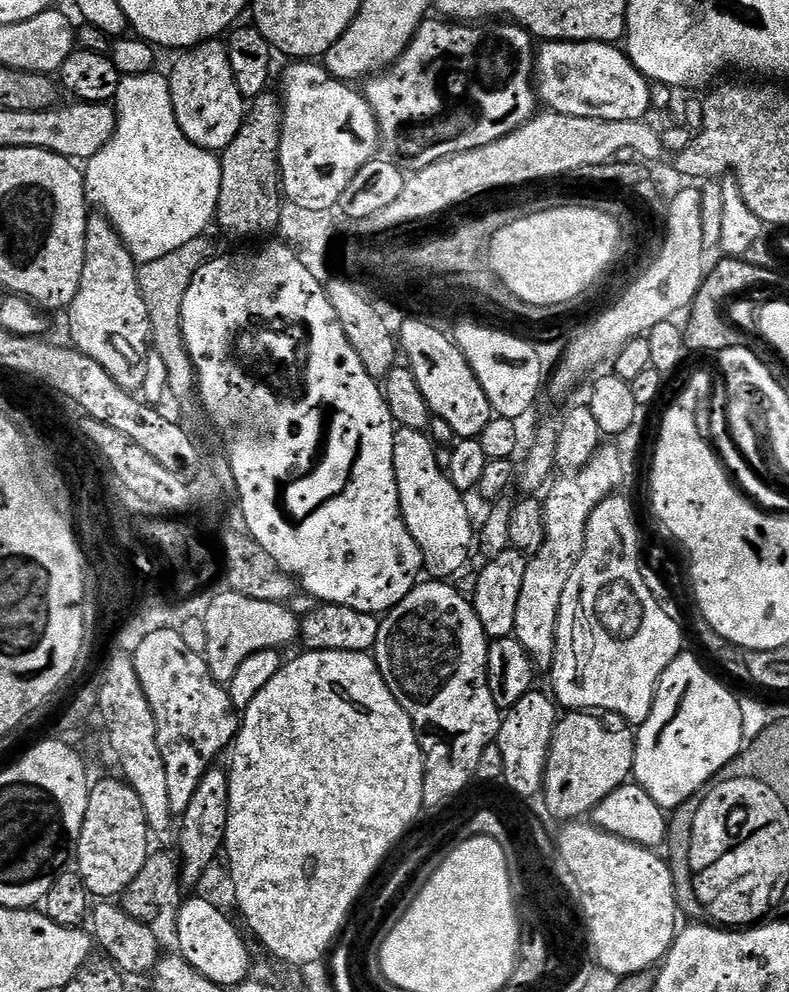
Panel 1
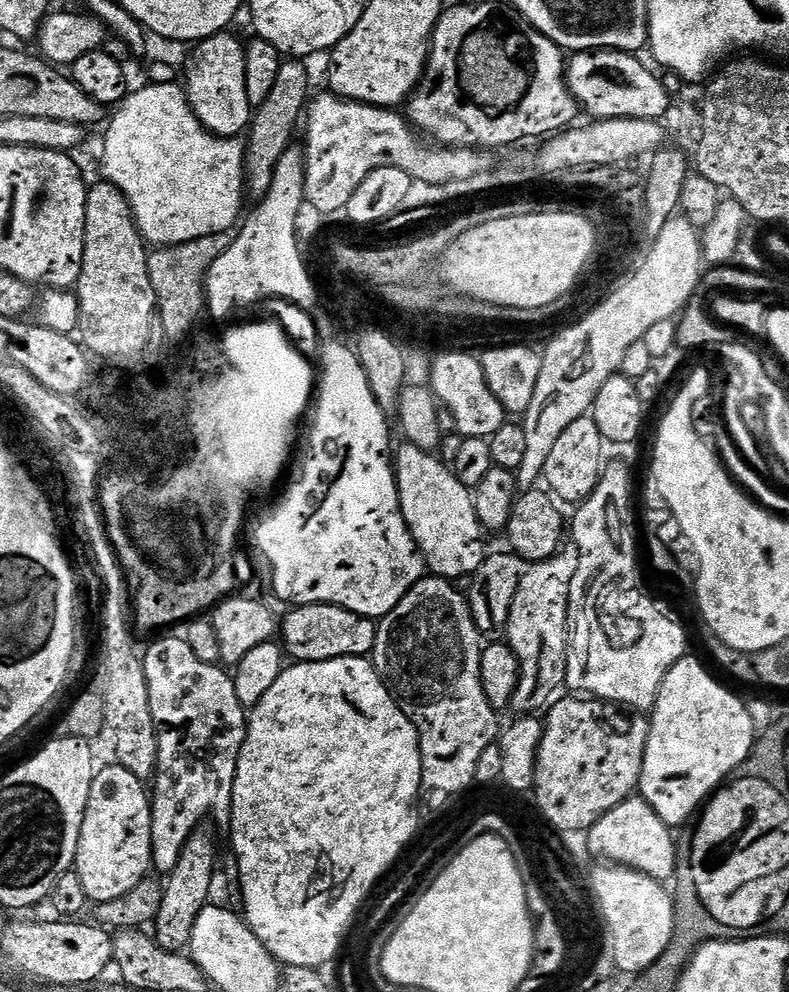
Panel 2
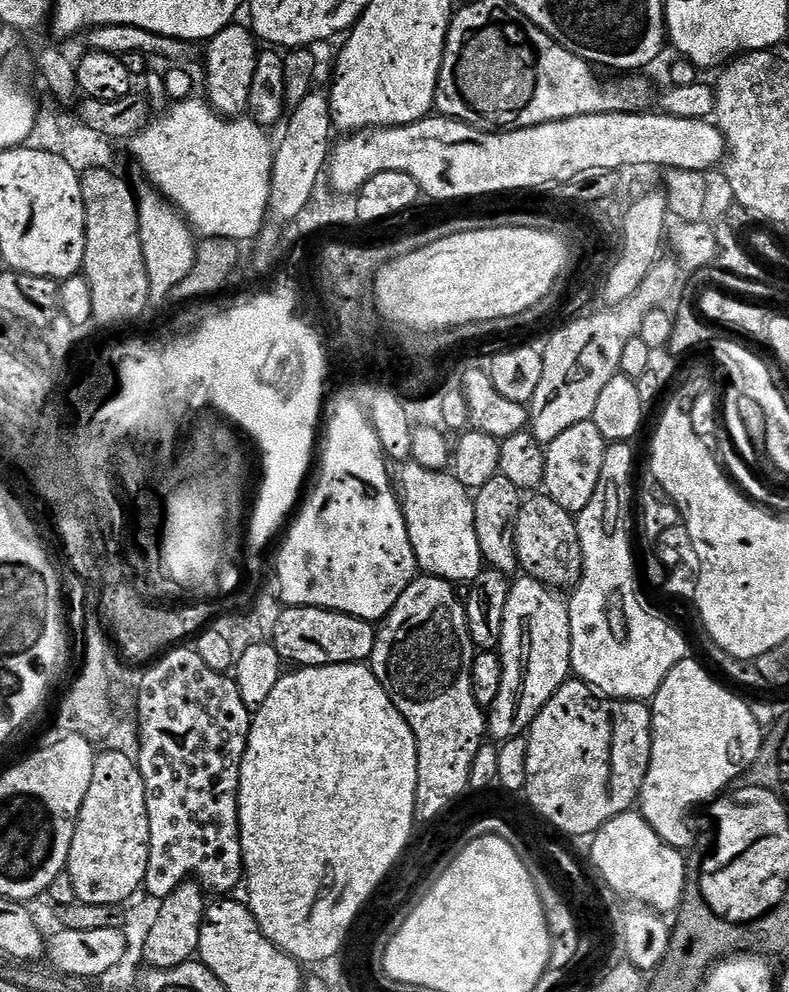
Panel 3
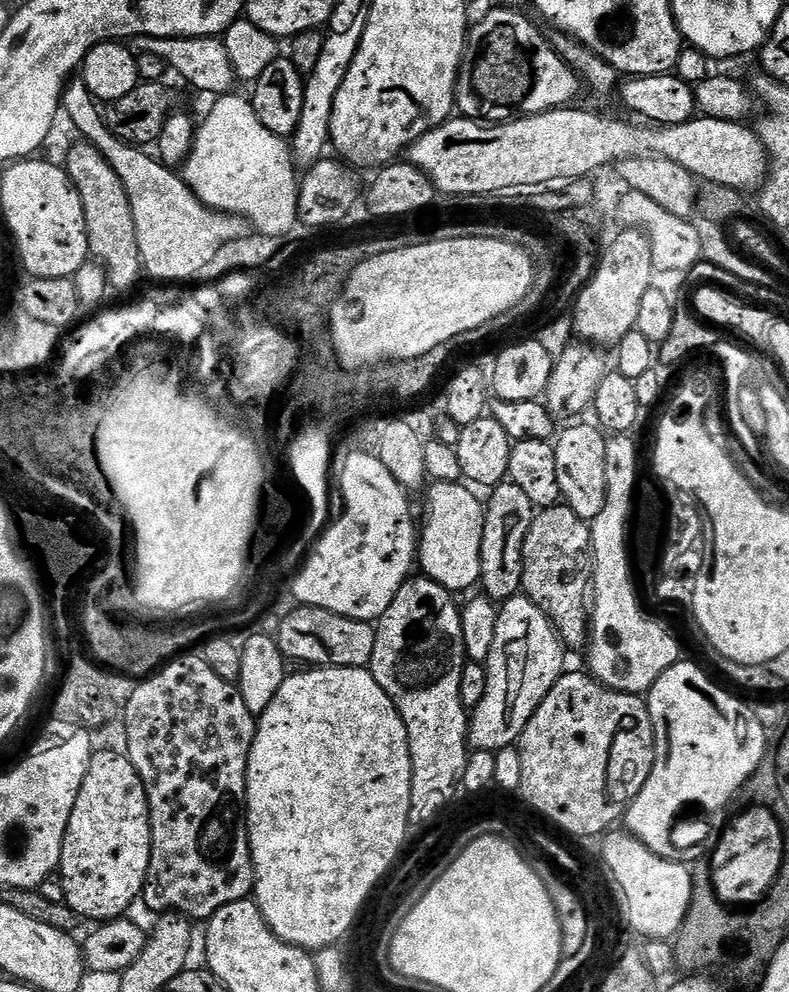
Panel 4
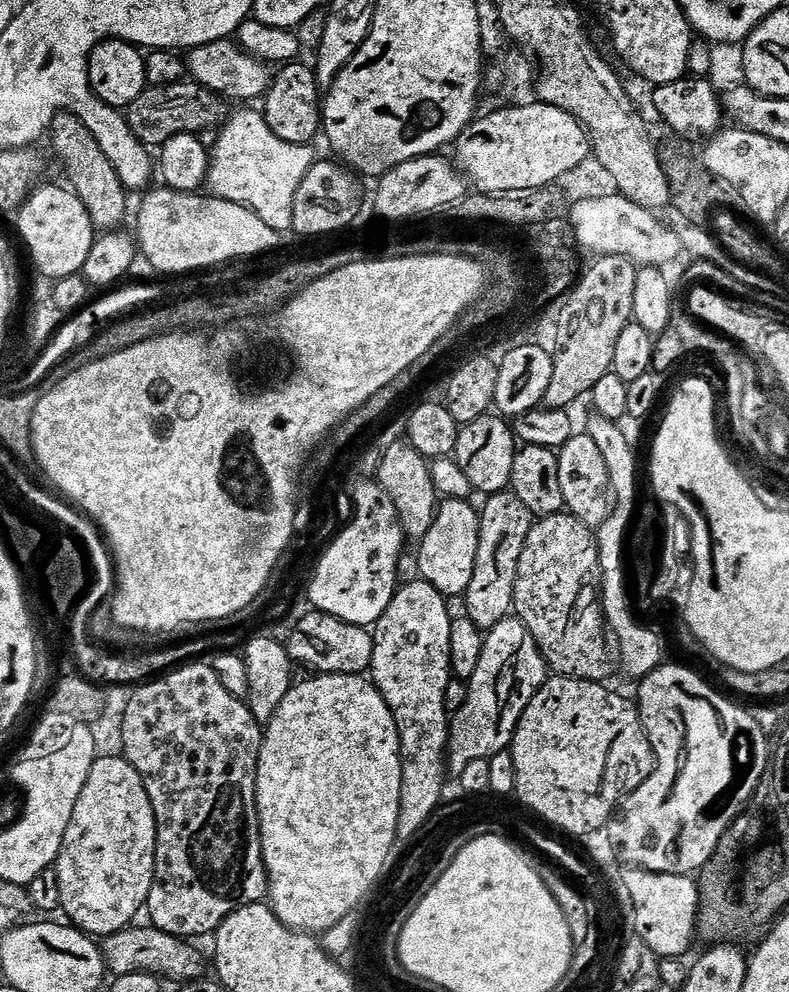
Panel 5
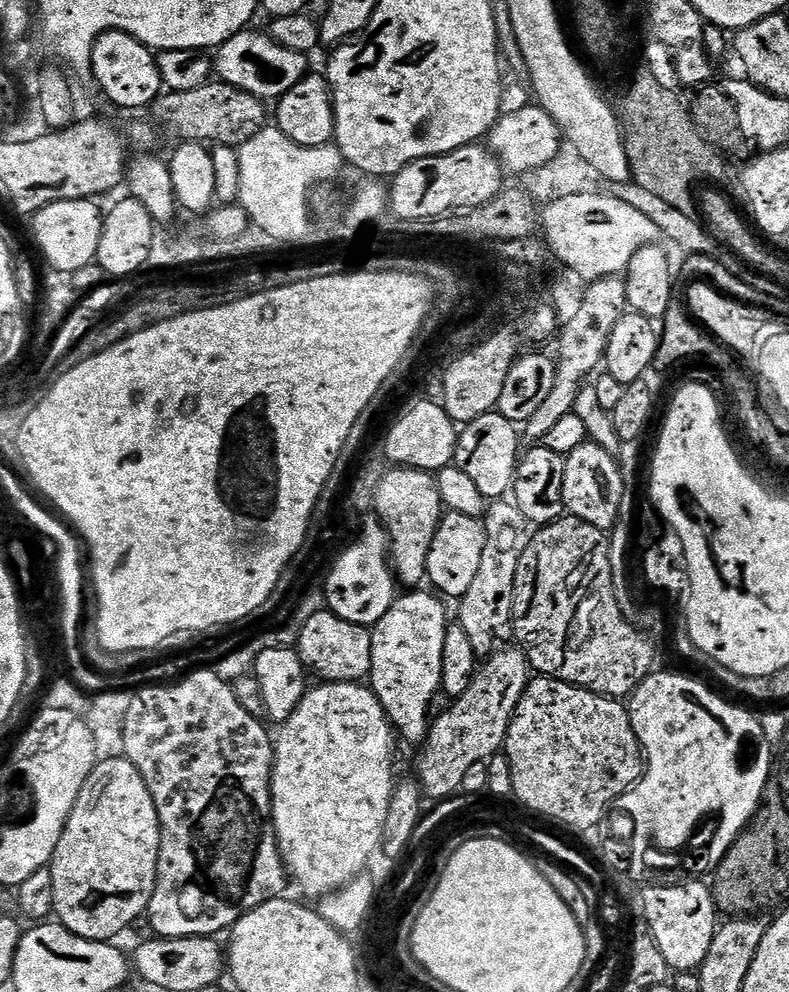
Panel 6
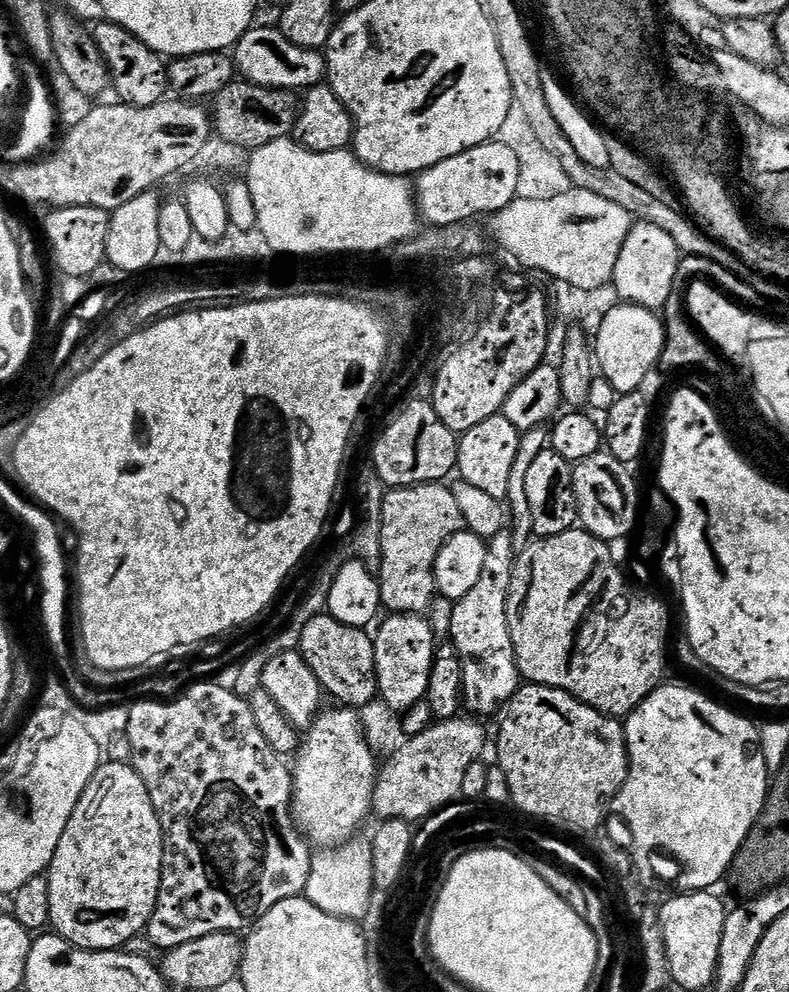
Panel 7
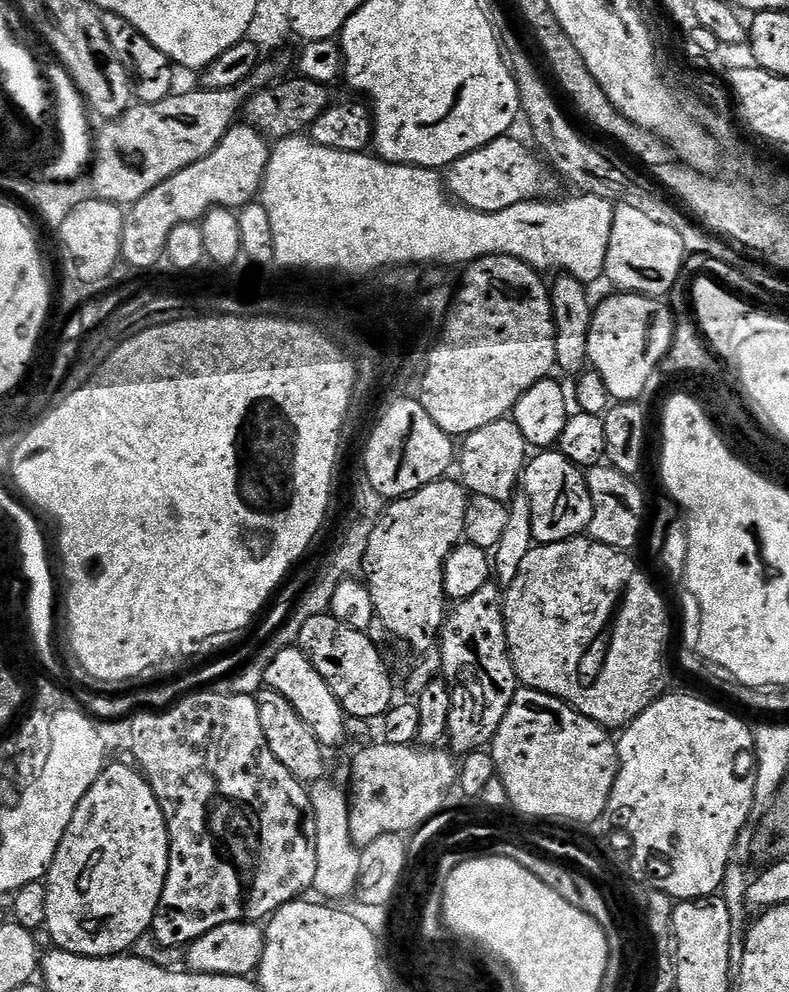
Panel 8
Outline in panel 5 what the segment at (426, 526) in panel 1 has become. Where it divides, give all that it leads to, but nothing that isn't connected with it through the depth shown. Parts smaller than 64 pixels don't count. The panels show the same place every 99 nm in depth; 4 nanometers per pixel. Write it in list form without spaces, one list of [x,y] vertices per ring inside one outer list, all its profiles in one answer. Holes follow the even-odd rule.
[[[444,500],[437,507],[436,517],[426,538],[418,544],[420,553],[416,556],[416,564],[420,567],[419,575],[446,598],[463,597],[470,586],[470,578],[474,578],[474,558],[478,558],[480,513],[470,505],[468,500]]]

